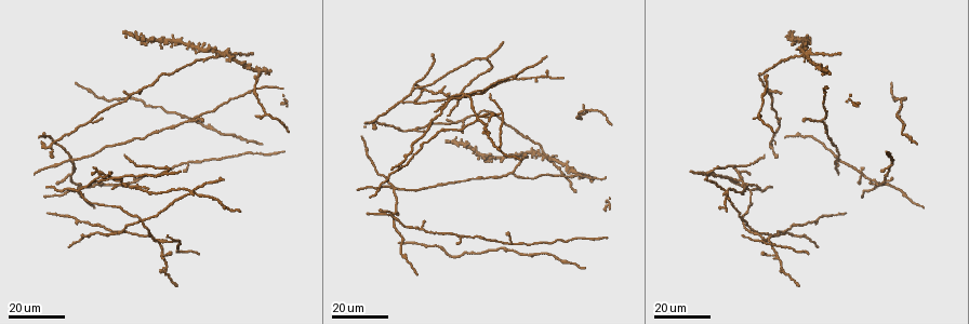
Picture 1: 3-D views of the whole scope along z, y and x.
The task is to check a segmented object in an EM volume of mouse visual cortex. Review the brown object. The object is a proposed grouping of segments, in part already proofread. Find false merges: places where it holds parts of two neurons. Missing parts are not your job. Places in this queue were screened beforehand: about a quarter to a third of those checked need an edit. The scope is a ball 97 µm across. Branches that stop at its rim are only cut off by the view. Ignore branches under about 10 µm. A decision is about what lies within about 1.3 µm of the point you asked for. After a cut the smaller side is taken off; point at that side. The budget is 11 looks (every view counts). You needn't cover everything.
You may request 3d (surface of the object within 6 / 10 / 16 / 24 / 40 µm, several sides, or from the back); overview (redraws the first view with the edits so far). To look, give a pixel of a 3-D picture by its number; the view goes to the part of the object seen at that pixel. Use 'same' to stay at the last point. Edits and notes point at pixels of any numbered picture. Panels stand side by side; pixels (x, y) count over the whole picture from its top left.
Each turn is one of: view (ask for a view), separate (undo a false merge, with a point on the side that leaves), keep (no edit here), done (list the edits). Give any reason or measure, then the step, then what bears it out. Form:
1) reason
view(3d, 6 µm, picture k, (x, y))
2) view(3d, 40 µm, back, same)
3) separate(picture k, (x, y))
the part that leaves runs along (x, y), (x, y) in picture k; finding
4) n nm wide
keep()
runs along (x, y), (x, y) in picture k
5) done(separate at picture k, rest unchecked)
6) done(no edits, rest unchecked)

view(3d, 16 µm, picture 1, (744, 220))

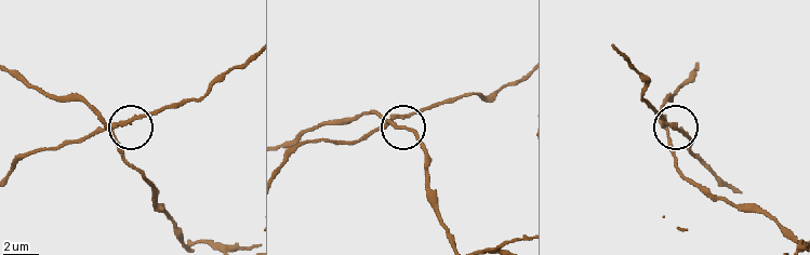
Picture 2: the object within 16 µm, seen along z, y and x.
view(3d, 6 µm, picture 2, (671, 122))

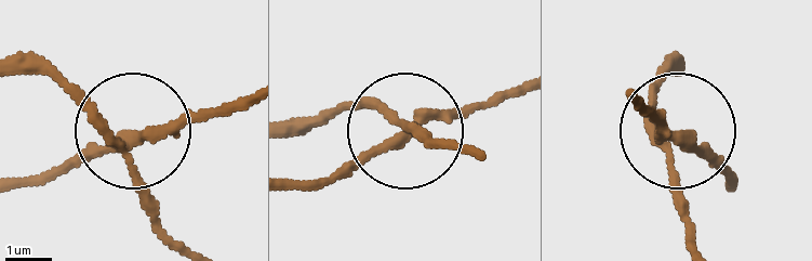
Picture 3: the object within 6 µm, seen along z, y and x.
keep()
runs along (460, 151), (406, 124), (521, 93) in picture 3; all the same neuron

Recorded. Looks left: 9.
four-way junction
view(3d, 16 µm, picture 1, (476, 116))

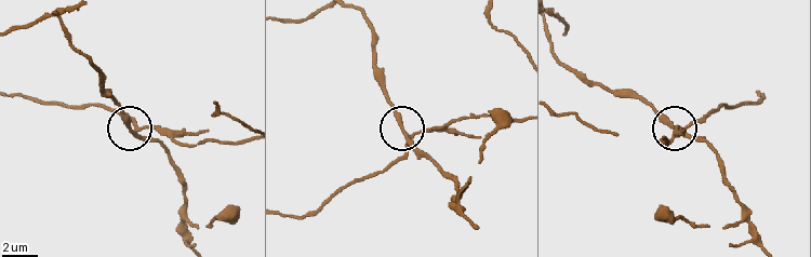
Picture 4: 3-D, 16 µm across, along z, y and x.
view(3d, 10 µm, picture 4, (686, 134))

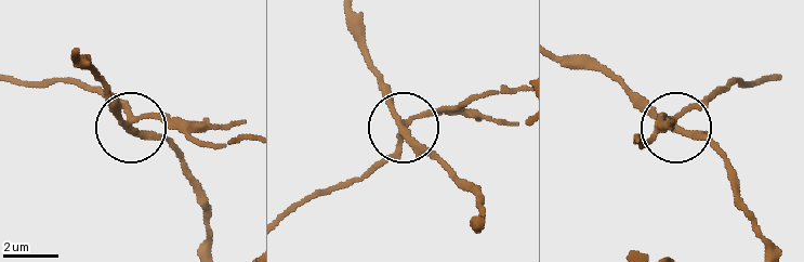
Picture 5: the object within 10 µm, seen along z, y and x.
4 arms
separate(picture 5, (396, 158))
the part that leaves runs along (402, 125), (387, 157), (290, 208) in picture 5; two neurons meet here

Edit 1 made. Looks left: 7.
three arms meet
view(3d, 24 µm, picture 1, (402, 101))

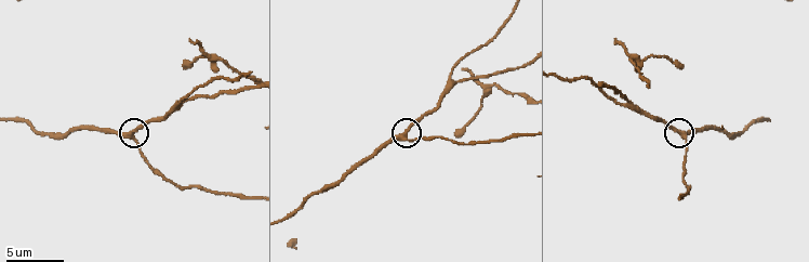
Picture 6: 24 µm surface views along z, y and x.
view(3d, 10 µm, picture 6, (402, 139))

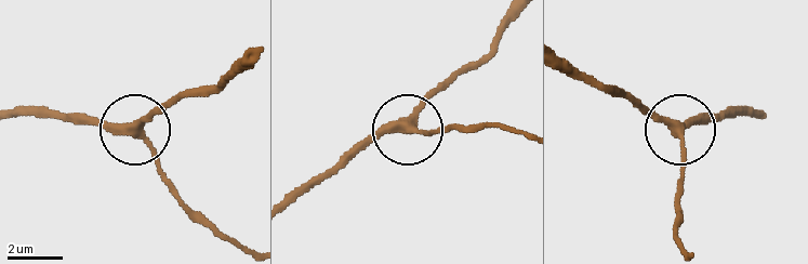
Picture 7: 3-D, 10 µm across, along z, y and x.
3 arms
keep()
one neuron here

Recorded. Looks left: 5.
looks like a crossing
view(3d, 16 µm, picture 1, (73, 161))

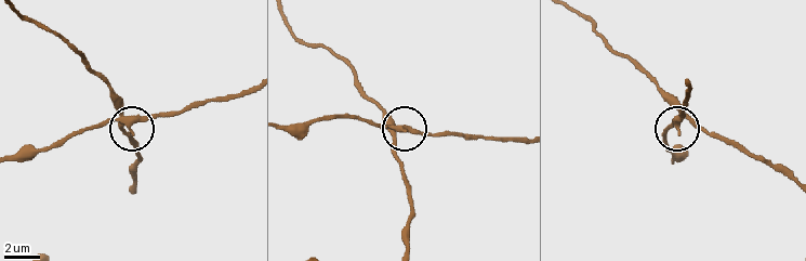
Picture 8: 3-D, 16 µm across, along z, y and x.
view(3d, 6 µm, picture 8, (126, 119))

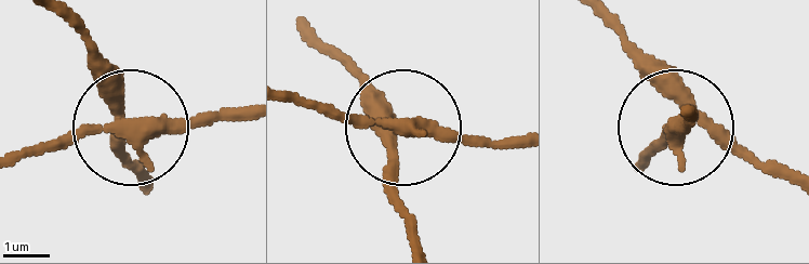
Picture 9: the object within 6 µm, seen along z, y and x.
5 arms
keep()
runs along (412, 240), (393, 194), (405, 128), (439, 124), (520, 147) in picture 9; one neuron here

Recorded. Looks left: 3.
small branch off a trunk
view(3d, 16 µm, picture 6, (453, 83))

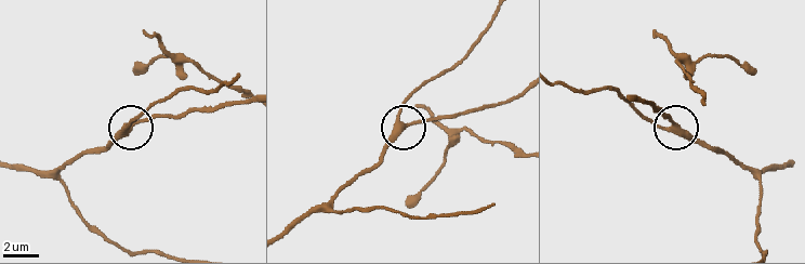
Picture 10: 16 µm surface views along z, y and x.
3 arms
keep()
continuous, no second neuron

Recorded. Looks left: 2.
four or more arms meet
view(3d, 16 µm, picture 1, (513, 79))

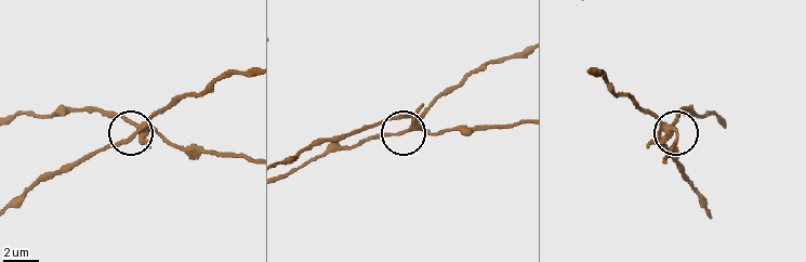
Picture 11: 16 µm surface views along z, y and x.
view(3d, 6 µm, picture 11, (147, 130))

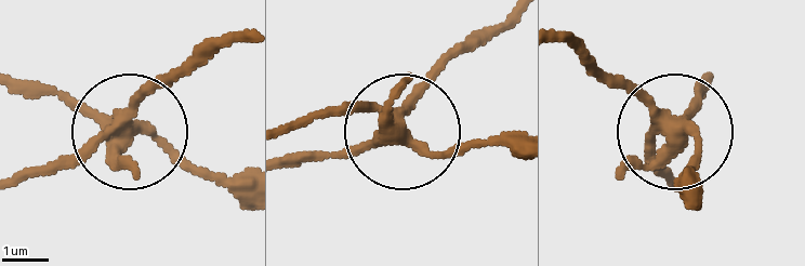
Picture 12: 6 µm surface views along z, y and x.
separate(picture 12, (171, 162))
the part that leaves runs along (128, 124), (197, 167), (243, 171) in picture 12; two neurons meet here

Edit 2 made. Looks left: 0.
done(separate at picture 5, separate at picture 12, rest unchecked)

